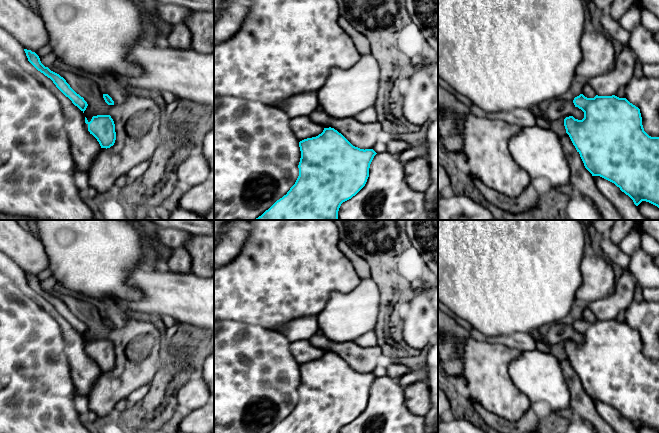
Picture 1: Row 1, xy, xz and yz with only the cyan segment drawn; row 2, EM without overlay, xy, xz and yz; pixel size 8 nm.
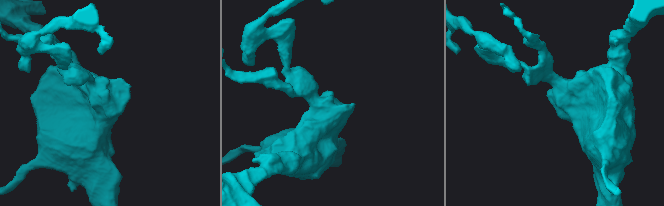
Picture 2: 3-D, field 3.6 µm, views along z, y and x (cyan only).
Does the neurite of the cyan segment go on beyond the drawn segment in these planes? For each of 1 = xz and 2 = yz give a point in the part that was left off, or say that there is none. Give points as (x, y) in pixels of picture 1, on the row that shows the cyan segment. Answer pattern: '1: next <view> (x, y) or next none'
1: next none
2: next none

